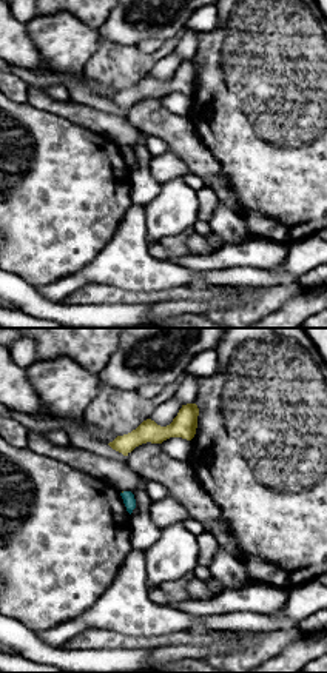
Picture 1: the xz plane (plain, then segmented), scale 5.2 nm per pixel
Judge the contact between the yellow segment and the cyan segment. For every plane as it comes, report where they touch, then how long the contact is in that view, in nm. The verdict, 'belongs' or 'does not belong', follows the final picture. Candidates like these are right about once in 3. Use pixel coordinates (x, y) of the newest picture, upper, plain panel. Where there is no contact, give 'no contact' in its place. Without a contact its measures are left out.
no contact

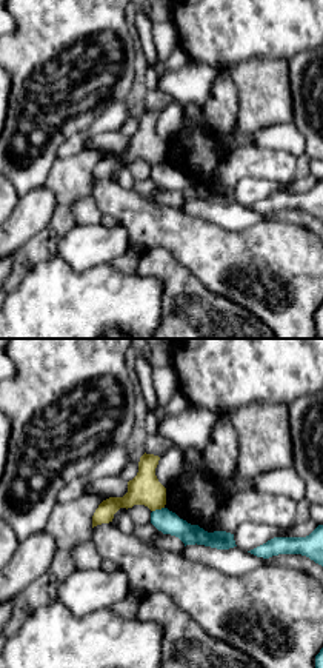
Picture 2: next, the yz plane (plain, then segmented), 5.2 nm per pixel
contact (157, 163); length 70 nm

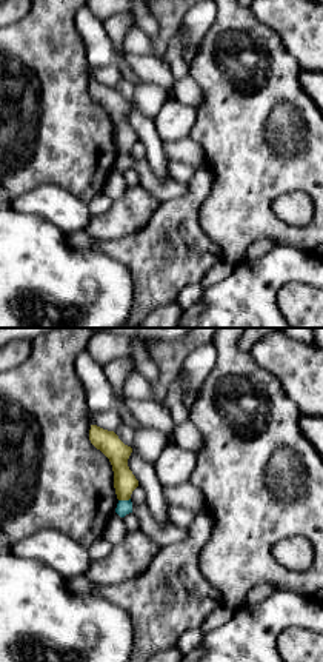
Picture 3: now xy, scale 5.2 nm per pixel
contact (123, 154); length 70 nm

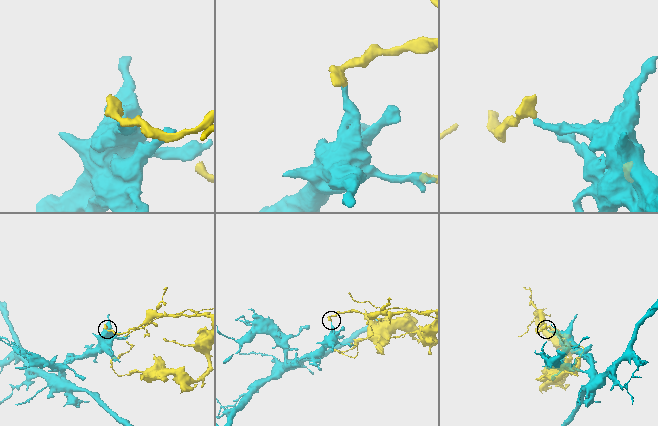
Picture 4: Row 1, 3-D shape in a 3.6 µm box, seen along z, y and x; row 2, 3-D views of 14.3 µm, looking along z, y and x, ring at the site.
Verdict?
does not belong

